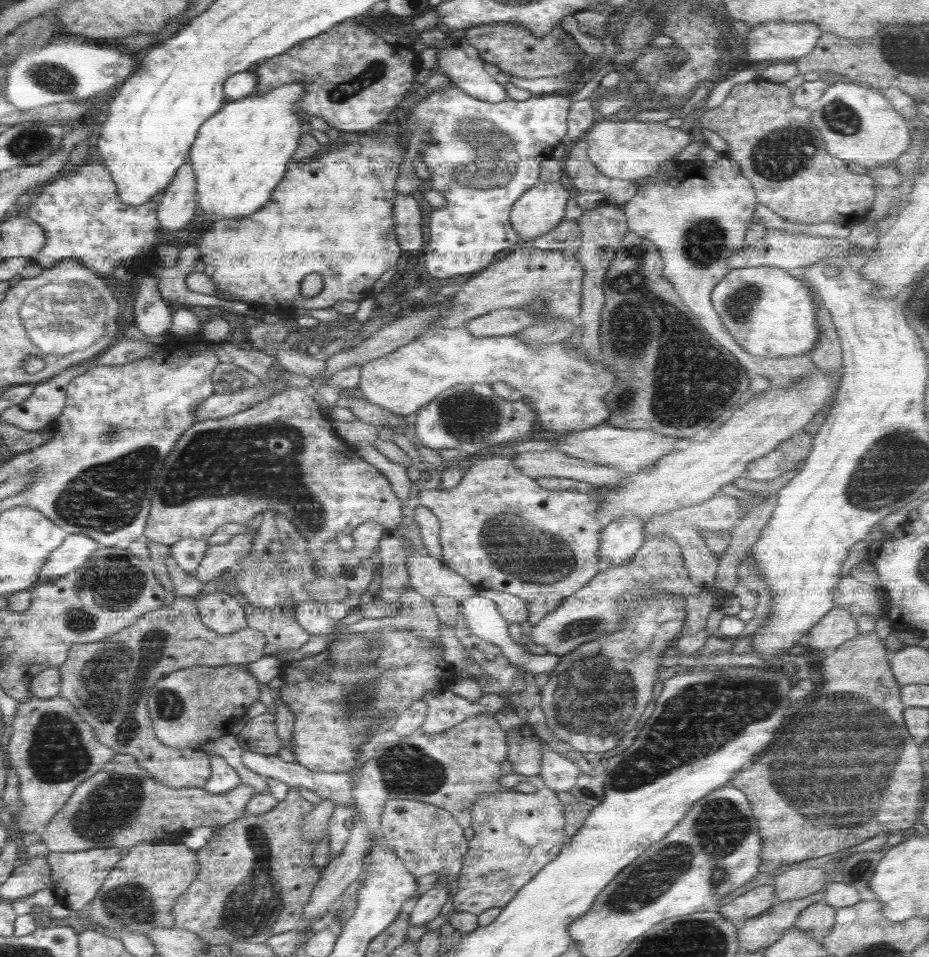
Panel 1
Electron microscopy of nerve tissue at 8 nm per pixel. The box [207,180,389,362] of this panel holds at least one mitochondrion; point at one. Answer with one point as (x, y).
(343, 210)

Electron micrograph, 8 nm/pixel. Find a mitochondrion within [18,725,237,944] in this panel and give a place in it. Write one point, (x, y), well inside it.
(111, 808)

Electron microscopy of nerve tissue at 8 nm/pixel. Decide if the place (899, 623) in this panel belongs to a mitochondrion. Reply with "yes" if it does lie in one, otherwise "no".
no

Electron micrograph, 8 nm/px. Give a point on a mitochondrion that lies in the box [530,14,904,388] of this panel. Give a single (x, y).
(781, 154)

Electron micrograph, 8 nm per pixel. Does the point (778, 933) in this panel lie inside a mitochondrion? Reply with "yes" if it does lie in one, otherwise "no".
no

